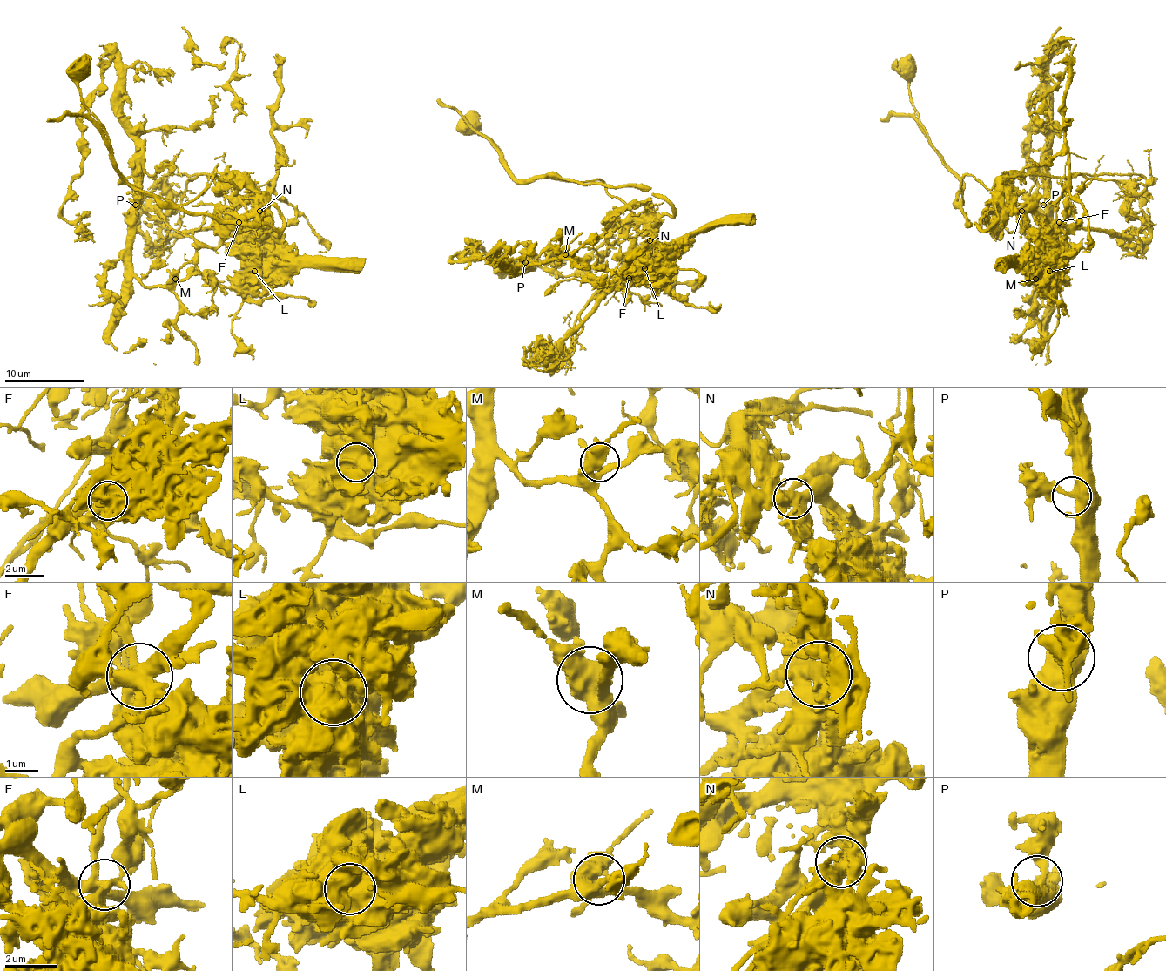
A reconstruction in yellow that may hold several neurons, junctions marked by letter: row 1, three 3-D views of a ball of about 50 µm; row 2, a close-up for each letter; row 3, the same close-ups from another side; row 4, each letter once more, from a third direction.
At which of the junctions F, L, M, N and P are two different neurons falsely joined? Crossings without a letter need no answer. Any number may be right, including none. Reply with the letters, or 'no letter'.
F, L, N

